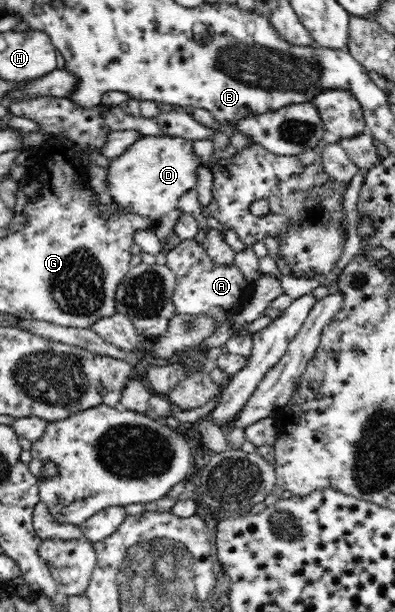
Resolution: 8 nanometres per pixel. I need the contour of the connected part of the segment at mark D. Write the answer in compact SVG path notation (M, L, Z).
M143 136L105 167L111 203L152 221L178 209L180 195L196 187L196 167L200 161L194 157L191 140L176 136Z

